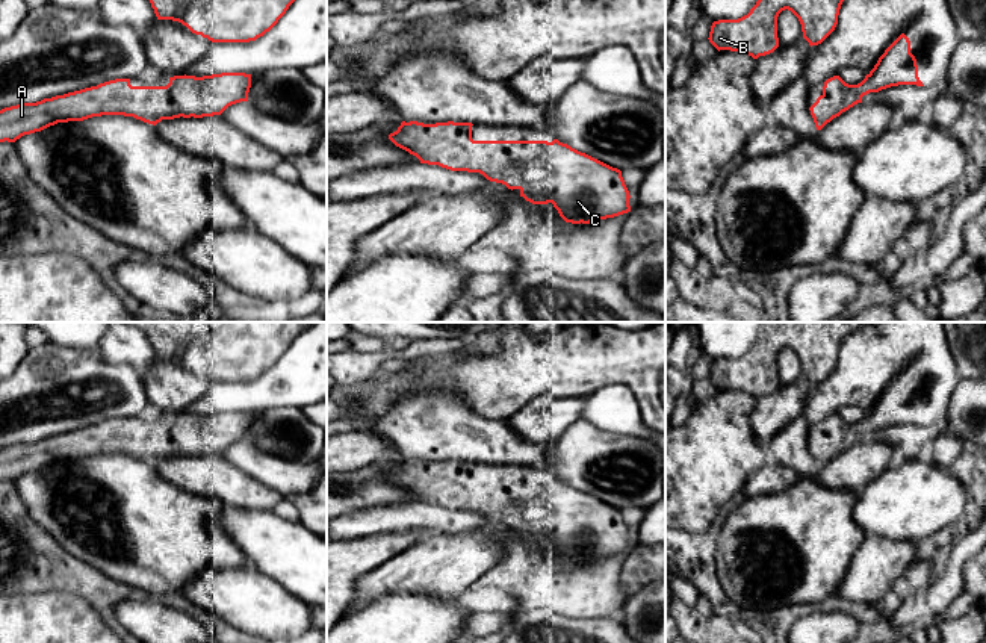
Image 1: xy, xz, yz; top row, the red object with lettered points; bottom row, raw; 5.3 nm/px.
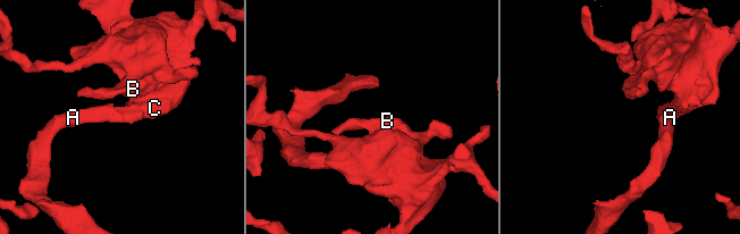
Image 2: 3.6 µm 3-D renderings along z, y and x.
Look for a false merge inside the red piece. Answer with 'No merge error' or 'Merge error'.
No merge error

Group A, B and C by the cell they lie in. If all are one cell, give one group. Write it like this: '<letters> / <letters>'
A B C

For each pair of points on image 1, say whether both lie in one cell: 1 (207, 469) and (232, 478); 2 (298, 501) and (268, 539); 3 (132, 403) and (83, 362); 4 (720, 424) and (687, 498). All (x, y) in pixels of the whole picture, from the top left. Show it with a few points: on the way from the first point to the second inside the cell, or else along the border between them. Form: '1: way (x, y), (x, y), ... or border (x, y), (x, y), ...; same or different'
1: way (213, 475), (226, 478); same
2: border (298, 521), (310, 531); different
3: way (124, 389), (117, 380), (97, 374); same
4: way (717, 442), (716, 450), (687, 480); same

